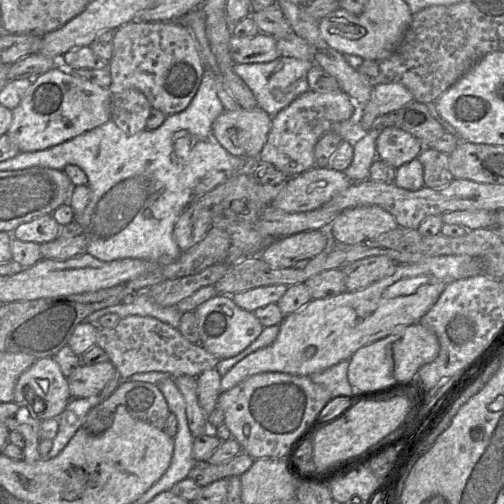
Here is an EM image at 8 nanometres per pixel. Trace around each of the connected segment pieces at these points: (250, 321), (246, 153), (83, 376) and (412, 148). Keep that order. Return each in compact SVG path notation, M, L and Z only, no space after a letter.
M219 294L197 307L194 311L198 319L200 344L205 350L220 359L234 357L246 349L263 331L264 326L253 312L237 306L232 300L233 294Z
M240 108L224 111L212 125L212 131L221 146L231 155L258 158L267 141L272 117L263 109Z
M110 362L93 365L81 364L67 377L72 398L88 398L99 395L117 370Z
M395 126L383 128L376 140L377 158L396 169L418 158L424 148L421 140Z

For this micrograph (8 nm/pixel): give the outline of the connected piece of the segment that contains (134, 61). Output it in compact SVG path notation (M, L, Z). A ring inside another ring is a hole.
M132 21L115 30L113 55L108 62L112 82L110 91L127 89L142 92L153 109L166 116L184 111L195 97L205 69L189 30L179 21Z

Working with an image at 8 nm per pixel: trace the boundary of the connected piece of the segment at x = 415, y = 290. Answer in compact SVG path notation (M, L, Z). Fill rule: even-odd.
M445 255L427 258L415 264L399 264L395 273L371 285L357 290L345 291L330 298L314 299L284 317L275 341L249 354L221 379L221 393L249 376L264 372L282 372L291 375L310 376L350 359L361 347L385 338L394 331L419 322L435 304L444 288L453 281L483 274L481 261L468 255Z

